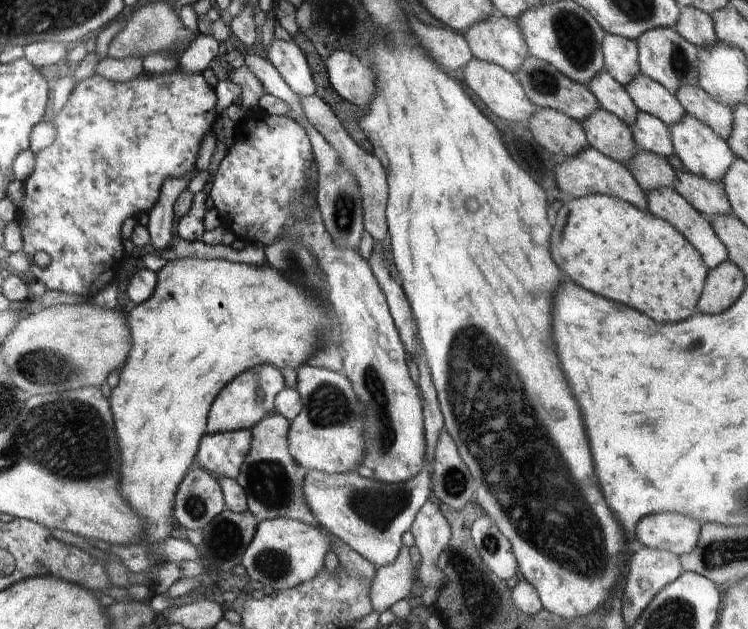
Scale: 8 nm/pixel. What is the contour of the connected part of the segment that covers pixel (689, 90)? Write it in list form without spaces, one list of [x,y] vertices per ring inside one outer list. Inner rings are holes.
[[[682,86],[674,94],[690,116],[709,126],[726,141],[732,132],[732,109],[710,98],[699,86]]]

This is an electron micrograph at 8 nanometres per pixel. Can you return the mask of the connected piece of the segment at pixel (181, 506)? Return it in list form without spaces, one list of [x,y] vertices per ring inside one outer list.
[[[197,462],[187,472],[176,492],[172,512],[180,526],[201,531],[226,508],[222,489],[216,478]]]

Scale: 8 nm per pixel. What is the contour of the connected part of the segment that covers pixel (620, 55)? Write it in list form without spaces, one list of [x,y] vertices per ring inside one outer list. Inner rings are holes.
[[[607,34],[603,41],[603,57],[606,70],[623,86],[630,84],[636,74],[641,72],[636,41]]]

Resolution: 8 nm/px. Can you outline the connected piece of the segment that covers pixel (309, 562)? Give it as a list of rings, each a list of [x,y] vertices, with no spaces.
[[[284,517],[263,520],[247,548],[242,566],[252,580],[271,586],[274,591],[290,590],[319,574],[324,568],[324,558],[328,551],[334,552],[332,540],[320,527]]]

